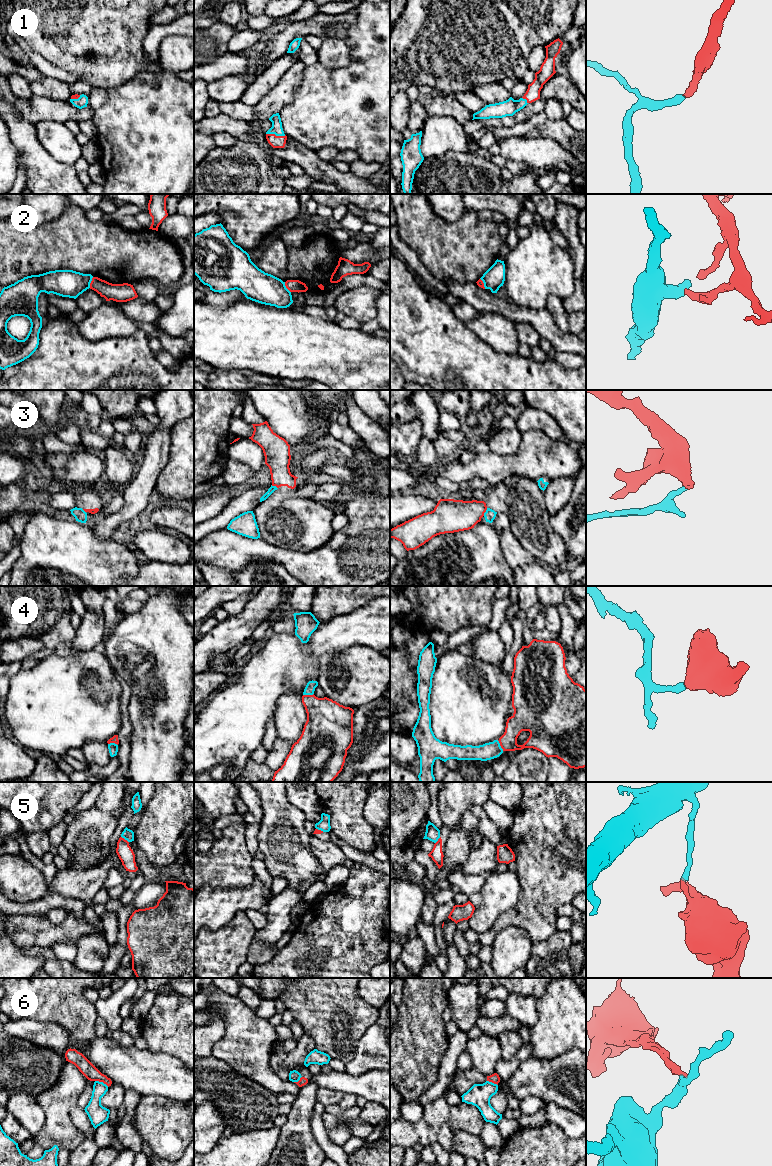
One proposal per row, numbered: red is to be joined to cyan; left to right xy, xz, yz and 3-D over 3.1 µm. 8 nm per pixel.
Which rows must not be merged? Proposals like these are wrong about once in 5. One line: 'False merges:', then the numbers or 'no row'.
False merges: 2, 3, 5, 6

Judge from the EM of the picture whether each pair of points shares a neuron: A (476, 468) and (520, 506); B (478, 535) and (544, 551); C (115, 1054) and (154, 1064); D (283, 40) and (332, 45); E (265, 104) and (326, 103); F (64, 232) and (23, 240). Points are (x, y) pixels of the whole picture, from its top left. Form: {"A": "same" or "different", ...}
{"A": "different", "B": "different", "C": "same", "D": "different", "E": "different", "F": "same"}

